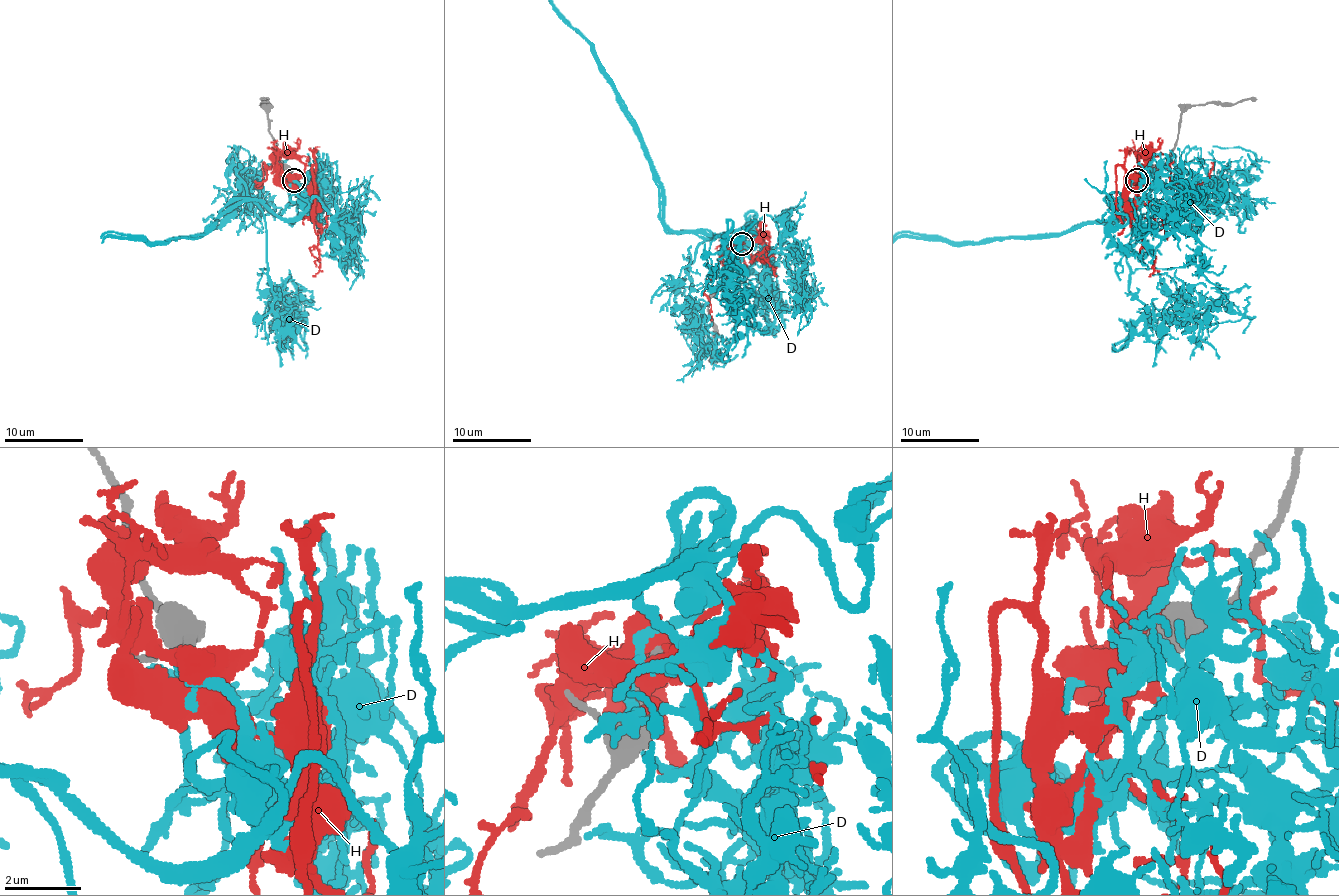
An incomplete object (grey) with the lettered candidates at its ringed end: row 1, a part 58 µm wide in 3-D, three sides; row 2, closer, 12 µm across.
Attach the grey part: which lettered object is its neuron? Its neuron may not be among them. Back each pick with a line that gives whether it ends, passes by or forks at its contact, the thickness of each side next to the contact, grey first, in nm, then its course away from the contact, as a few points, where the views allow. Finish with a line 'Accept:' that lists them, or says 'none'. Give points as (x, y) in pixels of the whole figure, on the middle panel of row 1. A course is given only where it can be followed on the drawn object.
Accept: none

